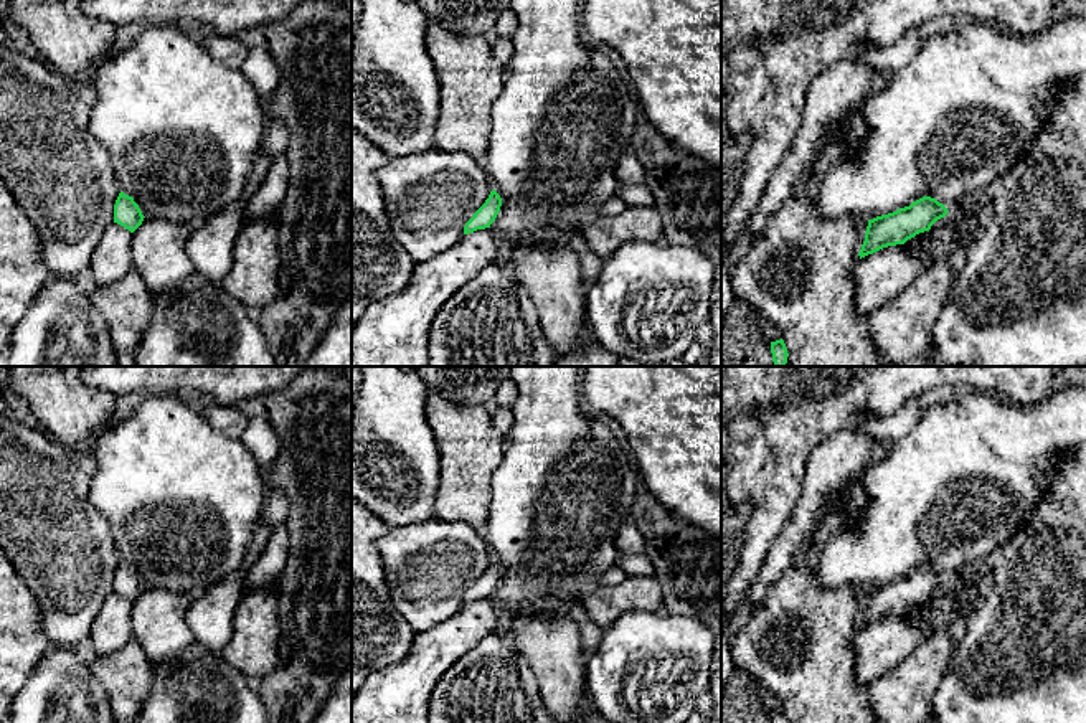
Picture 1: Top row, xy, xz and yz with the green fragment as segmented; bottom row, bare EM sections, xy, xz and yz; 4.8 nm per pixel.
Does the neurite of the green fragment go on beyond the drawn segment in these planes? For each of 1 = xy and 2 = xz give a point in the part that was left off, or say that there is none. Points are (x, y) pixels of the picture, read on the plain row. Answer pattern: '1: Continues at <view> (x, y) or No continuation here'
1: No continuation here
2: No continuation here

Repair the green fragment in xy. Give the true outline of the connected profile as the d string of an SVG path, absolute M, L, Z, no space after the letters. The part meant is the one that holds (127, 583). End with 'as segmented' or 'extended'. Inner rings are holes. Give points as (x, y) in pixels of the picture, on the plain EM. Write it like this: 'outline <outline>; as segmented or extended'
outline M120 561L114 574L114 593L134 602L142 594L144 588L134 568Z; as segmented

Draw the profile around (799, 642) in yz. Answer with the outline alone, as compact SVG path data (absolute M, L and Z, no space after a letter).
M850 477L843 499L819 520L782 576L756 604L749 624L733 639L730 654L736 669L746 670L779 698L787 723L878 723L868 706L865 687L855 677L853 637L860 631L868 589L860 586L827 588L817 566L824 545L853 517L865 512L868 495Z

